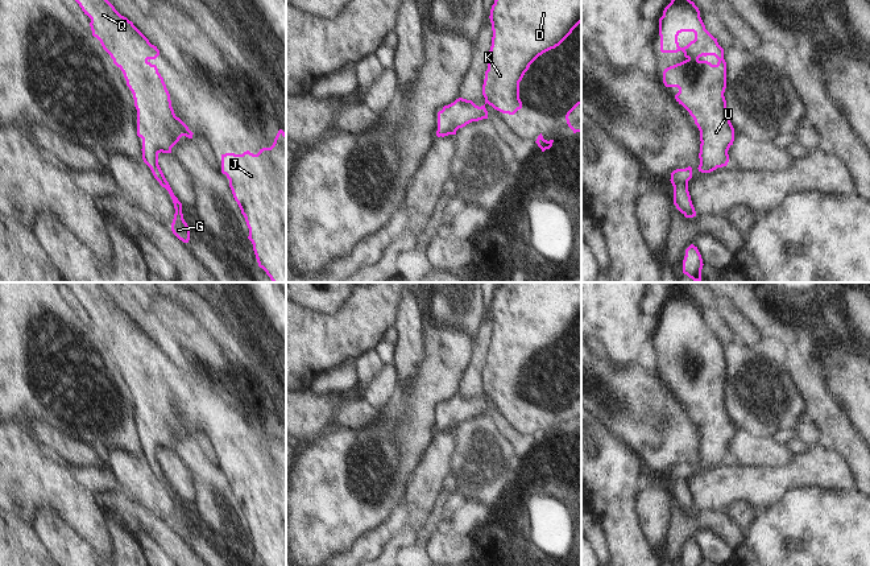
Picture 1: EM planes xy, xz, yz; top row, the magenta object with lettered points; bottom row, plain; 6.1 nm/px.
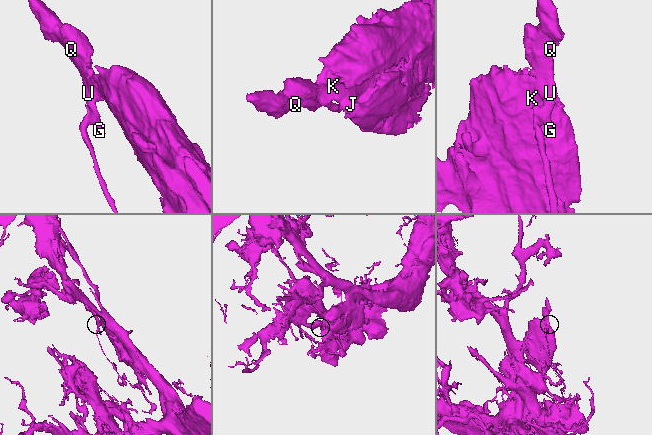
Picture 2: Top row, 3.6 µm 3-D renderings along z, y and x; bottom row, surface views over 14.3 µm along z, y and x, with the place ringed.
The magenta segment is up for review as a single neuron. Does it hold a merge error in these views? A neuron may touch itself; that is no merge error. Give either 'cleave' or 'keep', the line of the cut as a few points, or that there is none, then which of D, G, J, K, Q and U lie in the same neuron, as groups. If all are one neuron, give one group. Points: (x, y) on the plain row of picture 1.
keep; cut none; groups D G J K Q U

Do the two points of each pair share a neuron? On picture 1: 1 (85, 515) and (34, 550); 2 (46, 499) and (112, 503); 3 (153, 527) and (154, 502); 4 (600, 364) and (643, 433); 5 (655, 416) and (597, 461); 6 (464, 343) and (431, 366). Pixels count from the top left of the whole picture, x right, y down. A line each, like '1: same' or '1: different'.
1: different
2: different
3: different
4: same
5: different
6: same

